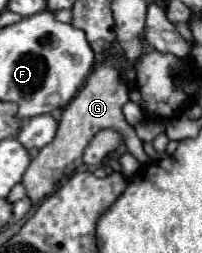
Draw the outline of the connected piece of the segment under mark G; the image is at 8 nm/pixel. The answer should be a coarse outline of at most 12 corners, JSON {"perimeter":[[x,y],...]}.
{"perimeter":[[115,59],[93,69],[63,109],[55,139],[21,183],[37,205],[83,165],[101,129],[149,163],[123,117],[129,91]]}

